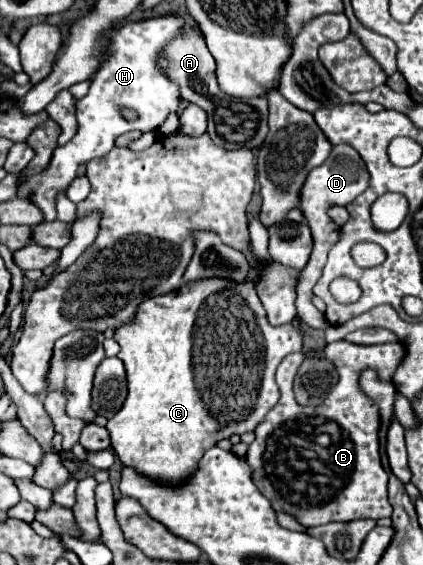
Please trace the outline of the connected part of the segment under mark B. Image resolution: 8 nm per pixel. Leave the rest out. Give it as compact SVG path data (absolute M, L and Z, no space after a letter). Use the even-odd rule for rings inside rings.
M335 341L322 351L309 353L291 353L287 355L277 368L277 385L281 397L261 425L255 429L255 441L249 445L247 463L253 471L253 483L257 489L271 501L275 511L285 511L293 515L305 527L317 527L331 521L353 521L353 519L383 519L391 517L391 505L387 499L387 473L381 467L379 455L379 427L381 413L379 408L359 387L359 375L365 369L377 371L381 381L393 381L393 373L397 365L405 357L405 347L401 343L385 343L385 345L357 345L349 341ZM309 357L325 357L333 361L339 373L337 387L329 393L327 399L317 407L301 407L297 403L293 391L293 382L303 359Z

